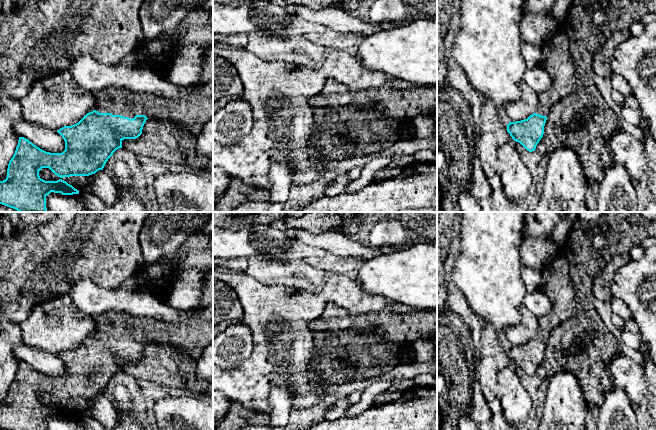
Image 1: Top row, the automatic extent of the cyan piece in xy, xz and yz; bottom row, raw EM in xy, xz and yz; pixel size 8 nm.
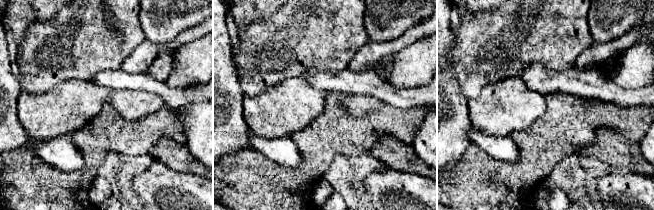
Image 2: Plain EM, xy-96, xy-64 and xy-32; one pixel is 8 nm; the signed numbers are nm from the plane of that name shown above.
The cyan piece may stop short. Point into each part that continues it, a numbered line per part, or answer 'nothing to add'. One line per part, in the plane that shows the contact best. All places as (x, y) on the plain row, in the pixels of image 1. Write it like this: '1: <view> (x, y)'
1: xy (191, 337)

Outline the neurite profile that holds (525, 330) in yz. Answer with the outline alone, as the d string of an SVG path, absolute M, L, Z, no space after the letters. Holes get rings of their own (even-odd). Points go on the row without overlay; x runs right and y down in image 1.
M523 304L518 307L518 311L521 316L520 322L507 327L502 334L502 337L508 340L510 346L527 343L535 336L539 326L538 318Z

